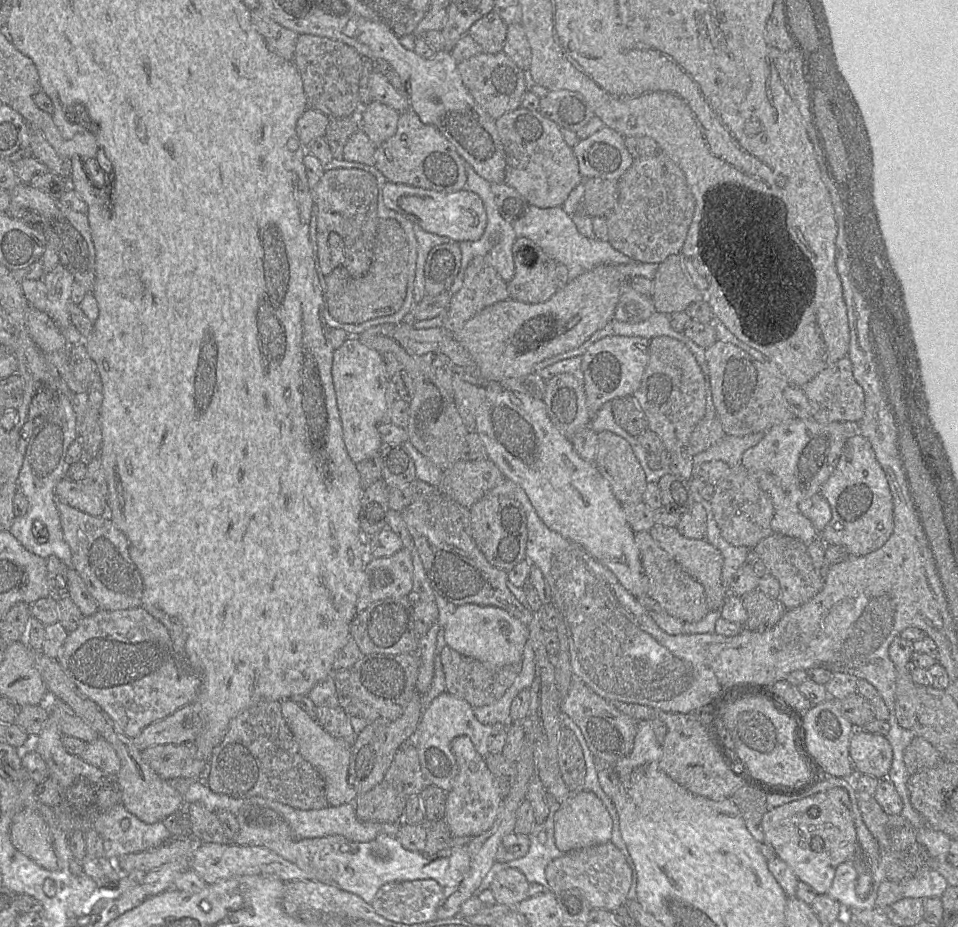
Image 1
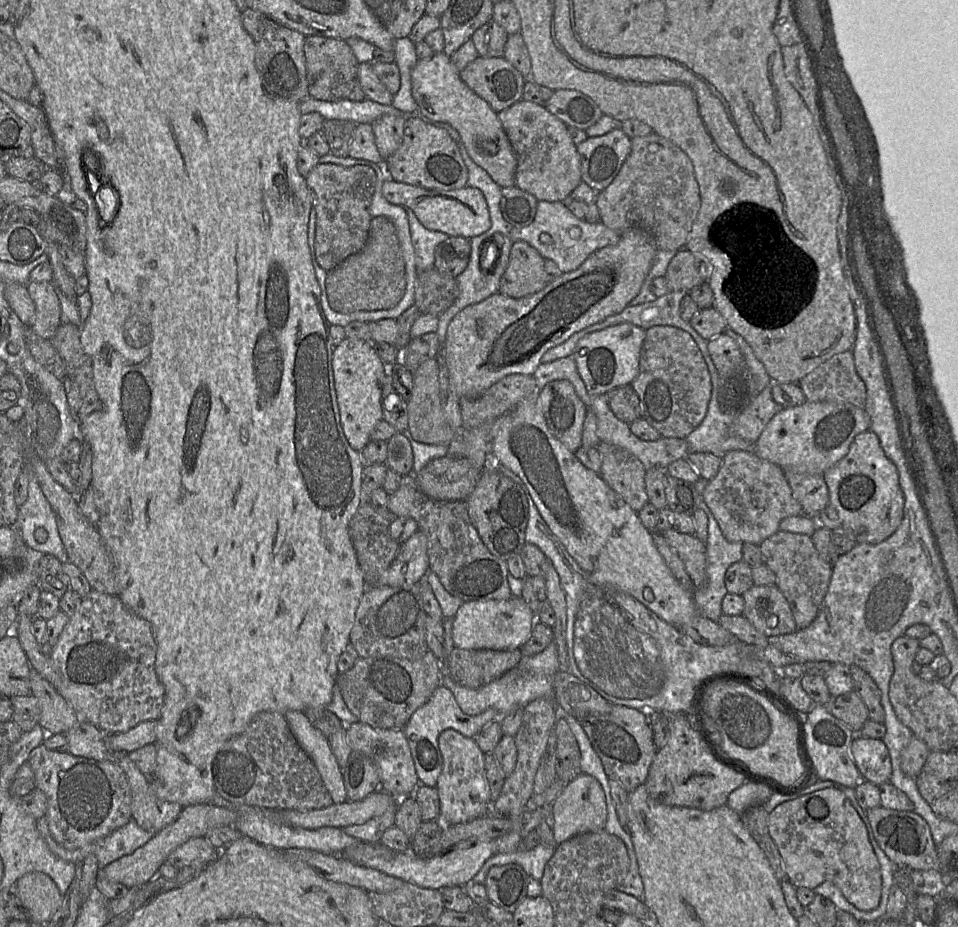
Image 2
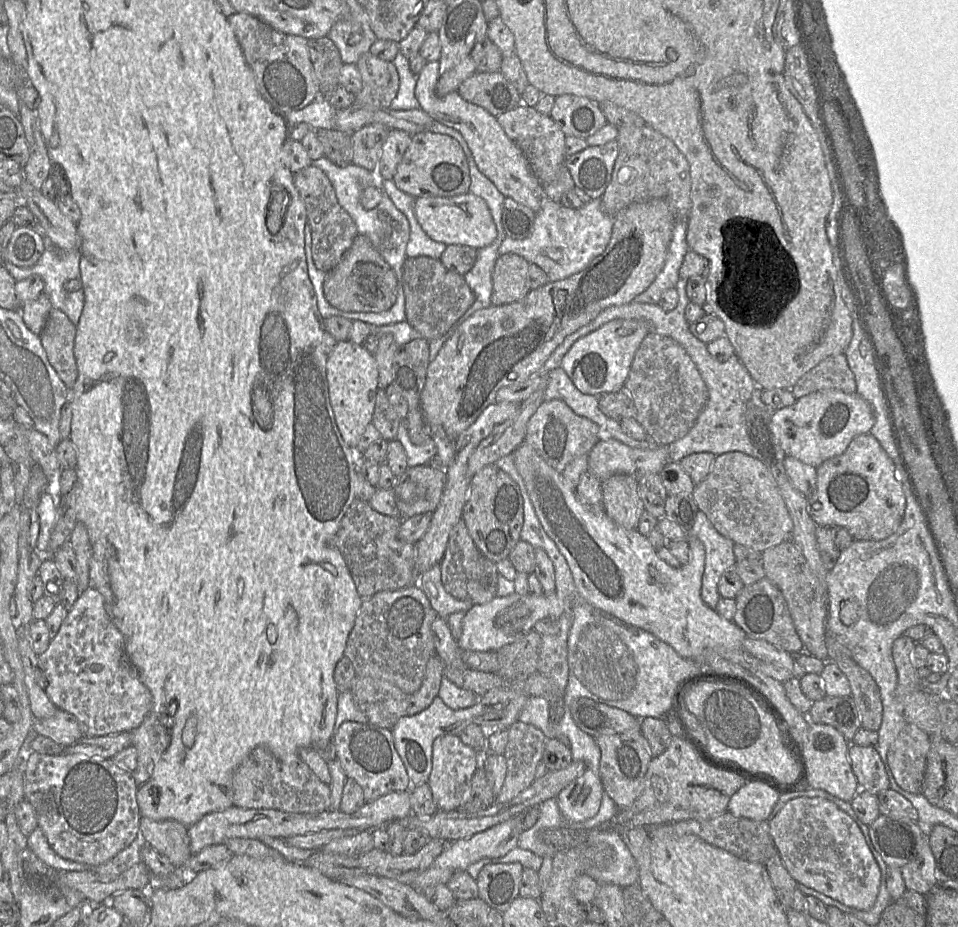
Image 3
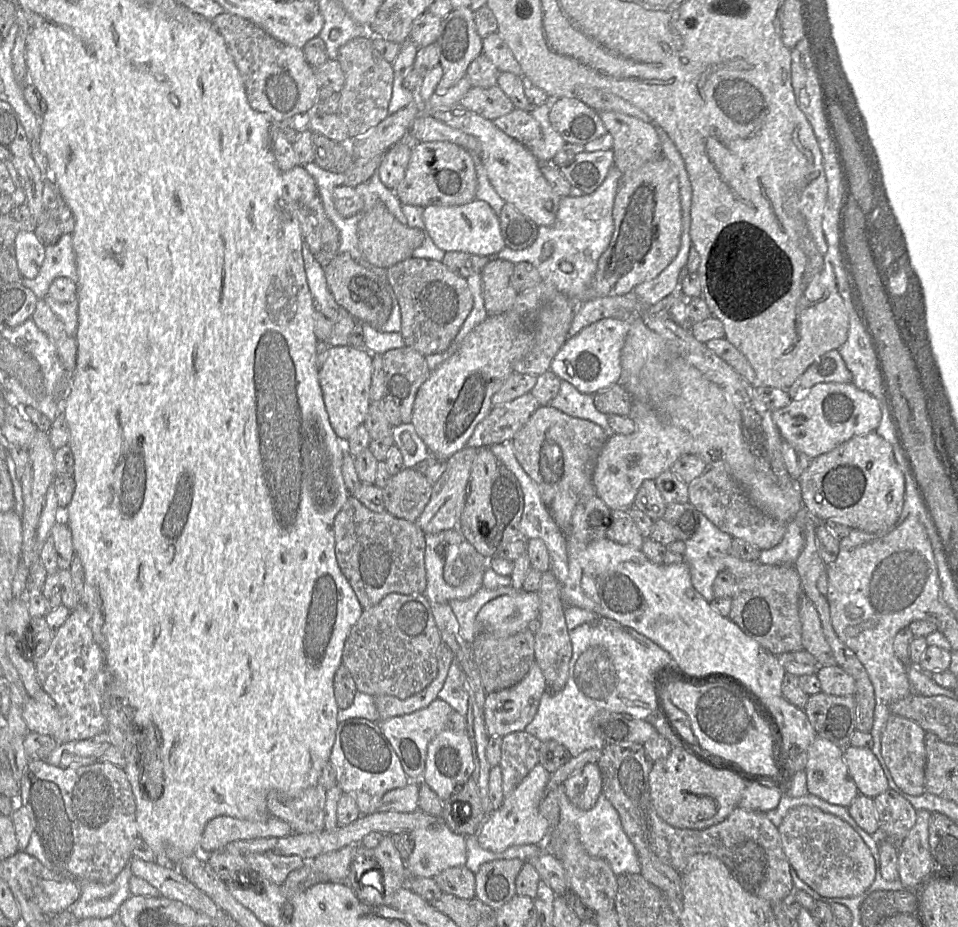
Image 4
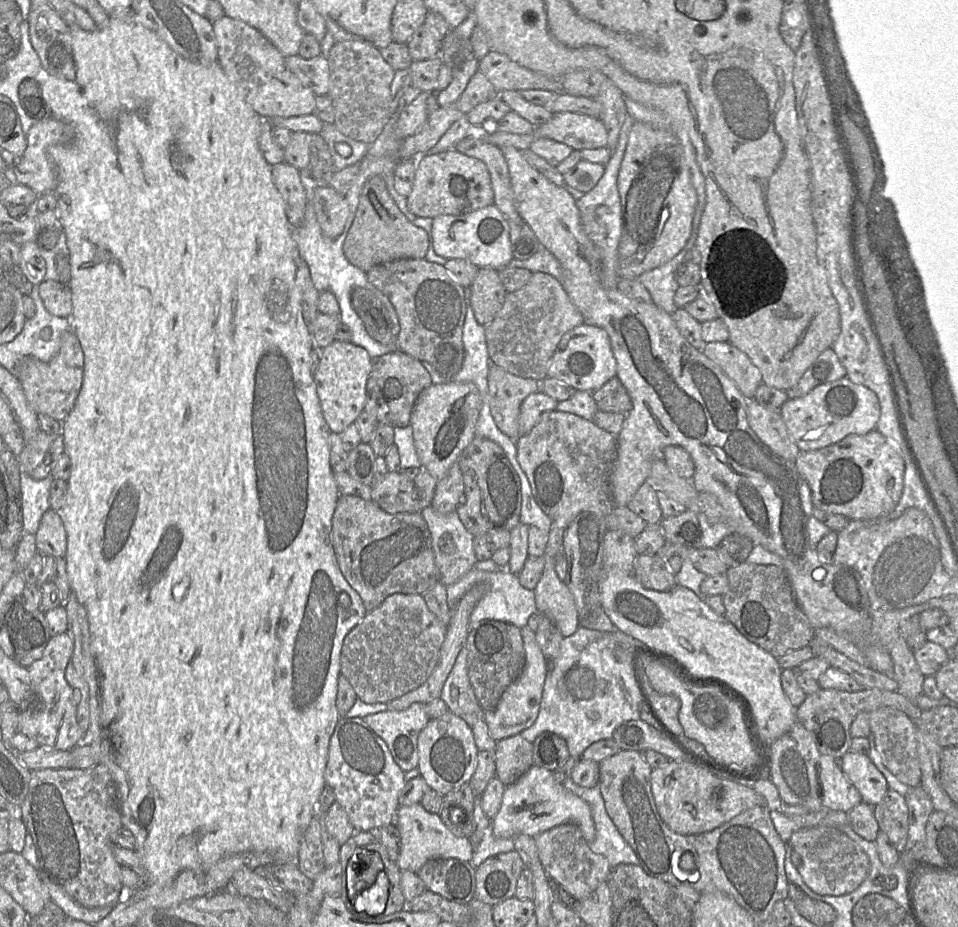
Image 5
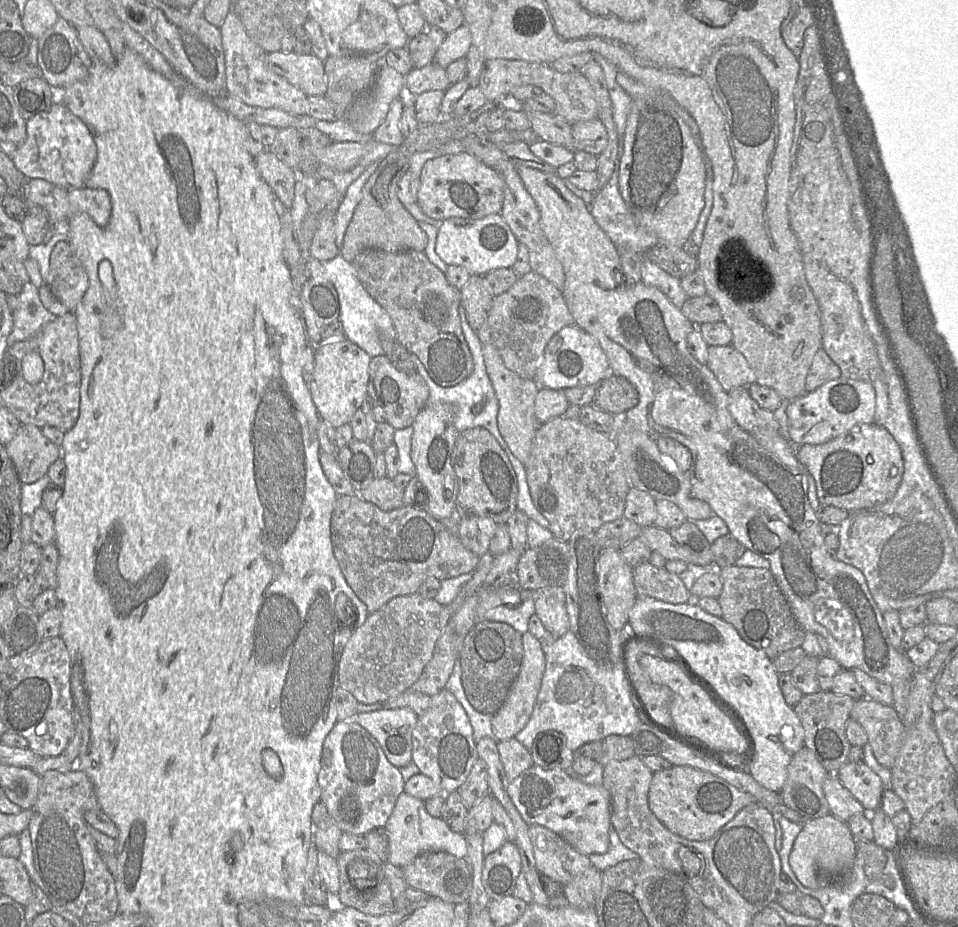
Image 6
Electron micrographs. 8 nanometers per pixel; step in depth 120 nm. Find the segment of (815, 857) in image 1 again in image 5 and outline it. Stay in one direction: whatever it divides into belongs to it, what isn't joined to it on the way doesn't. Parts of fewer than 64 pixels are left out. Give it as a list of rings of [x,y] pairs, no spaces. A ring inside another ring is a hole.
[[[815,826],[795,831],[789,842],[800,857],[798,872],[805,883],[822,896],[842,896],[855,891],[867,878],[870,862],[862,848],[834,827]]]

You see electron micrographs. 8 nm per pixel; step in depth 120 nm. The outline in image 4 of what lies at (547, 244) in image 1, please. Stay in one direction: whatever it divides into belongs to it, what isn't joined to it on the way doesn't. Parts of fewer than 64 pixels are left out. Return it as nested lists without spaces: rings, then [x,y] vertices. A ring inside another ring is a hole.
[[[613,164],[605,180],[593,193],[584,194],[579,197],[571,195],[561,197],[554,224],[551,226],[538,226],[537,237],[531,246],[523,250],[513,250],[505,246],[499,252],[487,256],[488,261],[503,259],[513,264],[529,262],[537,269],[542,281],[551,283],[559,292],[565,294],[572,300],[587,301],[593,299],[592,297],[589,298],[589,288],[597,270],[598,260],[608,247],[614,232],[613,207],[621,175],[622,173]],[[546,242],[552,243],[553,252],[547,259],[542,260],[541,253]]]

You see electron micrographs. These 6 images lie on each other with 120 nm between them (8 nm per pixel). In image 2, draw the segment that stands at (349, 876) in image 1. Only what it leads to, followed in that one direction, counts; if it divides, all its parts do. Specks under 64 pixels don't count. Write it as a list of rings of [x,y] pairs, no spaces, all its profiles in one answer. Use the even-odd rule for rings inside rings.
[[[468,839],[459,842],[439,855],[418,856],[412,851],[395,852],[391,858],[373,857],[364,861],[364,867],[375,869],[387,875],[421,888],[439,889],[451,886],[463,887],[472,881],[485,861],[497,853],[496,840]]]

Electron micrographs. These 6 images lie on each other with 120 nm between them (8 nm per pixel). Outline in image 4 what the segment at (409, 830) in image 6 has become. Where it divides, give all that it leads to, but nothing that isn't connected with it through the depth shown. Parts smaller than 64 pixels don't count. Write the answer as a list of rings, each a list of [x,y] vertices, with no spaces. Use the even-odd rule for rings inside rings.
[[[446,823],[417,828],[411,833],[415,845],[405,861],[408,879],[433,878],[445,869],[465,866],[466,836],[453,833]]]

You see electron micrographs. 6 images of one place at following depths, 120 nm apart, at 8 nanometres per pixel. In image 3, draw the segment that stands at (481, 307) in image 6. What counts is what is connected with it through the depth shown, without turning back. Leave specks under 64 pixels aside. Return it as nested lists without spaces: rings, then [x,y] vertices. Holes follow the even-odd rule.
[[[518,254],[498,256],[492,271],[491,305],[503,305],[524,298],[530,291],[528,269],[530,263]]]

